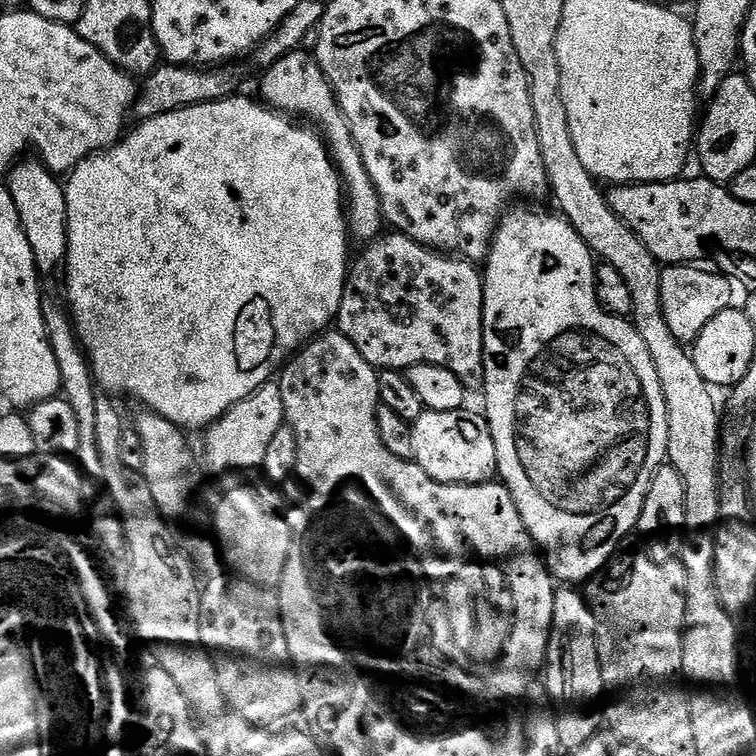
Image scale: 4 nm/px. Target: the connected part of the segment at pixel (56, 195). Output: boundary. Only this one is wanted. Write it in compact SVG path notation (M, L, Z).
M17 159L7 173L6 187L14 198L14 206L18 206L18 218L22 230L26 234L26 242L30 242L30 250L34 254L36 271L41 274L61 271L68 254L68 215L66 214L65 185L60 184L55 175L48 171L39 159Z

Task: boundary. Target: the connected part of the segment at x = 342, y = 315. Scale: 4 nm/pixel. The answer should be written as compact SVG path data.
M392 230L389 233L389 236L387 234L377 236L365 247L368 249L357 260L355 257L351 261L348 269L348 281L344 284L342 306L340 307L340 313L335 318L338 331L345 335L358 348L359 354L366 358L366 362L377 370L385 368L407 369L410 364L408 356L416 356L412 358L423 358L430 364L444 364L454 374L458 374L458 378L464 383L465 389L479 389L484 383L484 277L481 269L473 261L429 248L428 245L420 244L417 240L410 239L402 232Z

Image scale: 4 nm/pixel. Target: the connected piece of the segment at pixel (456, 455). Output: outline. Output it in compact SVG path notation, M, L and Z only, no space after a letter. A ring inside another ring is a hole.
M467 407L458 410L426 410L418 419L411 421L414 454L412 460L430 478L443 484L483 484L497 475L494 438L490 434L488 417L479 411L468 412Z

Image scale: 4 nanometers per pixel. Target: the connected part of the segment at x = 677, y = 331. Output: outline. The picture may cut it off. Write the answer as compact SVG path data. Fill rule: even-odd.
M687 263L673 264L665 267L660 274L660 289L662 290L662 314L666 314L666 323L674 338L688 346L702 334L702 326L714 318L732 303L732 288L734 284L729 277L719 271L707 272L704 266L689 266Z

